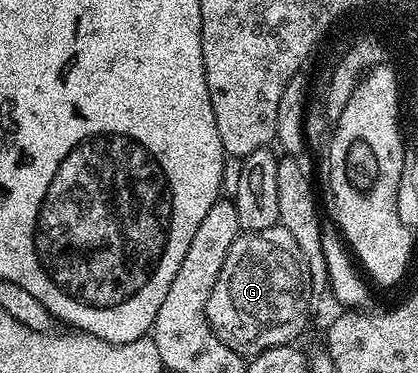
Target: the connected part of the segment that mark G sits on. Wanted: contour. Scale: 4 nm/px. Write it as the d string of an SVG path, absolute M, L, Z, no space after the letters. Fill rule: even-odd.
M278 225L262 231L246 231L237 236L237 240L233 242L231 249L227 249L227 261L223 261L223 269L219 269L219 281L215 281L215 289L211 289L211 297L207 301L207 317L211 329L217 334L219 341L223 341L243 357L252 357L272 347L292 344L296 340L293 338L304 329L305 322L309 319L309 299L312 300L313 298L314 293L309 284L309 266L305 264L303 253L299 253L299 244L295 242L295 237L291 237L291 233L287 233L287 229Z

